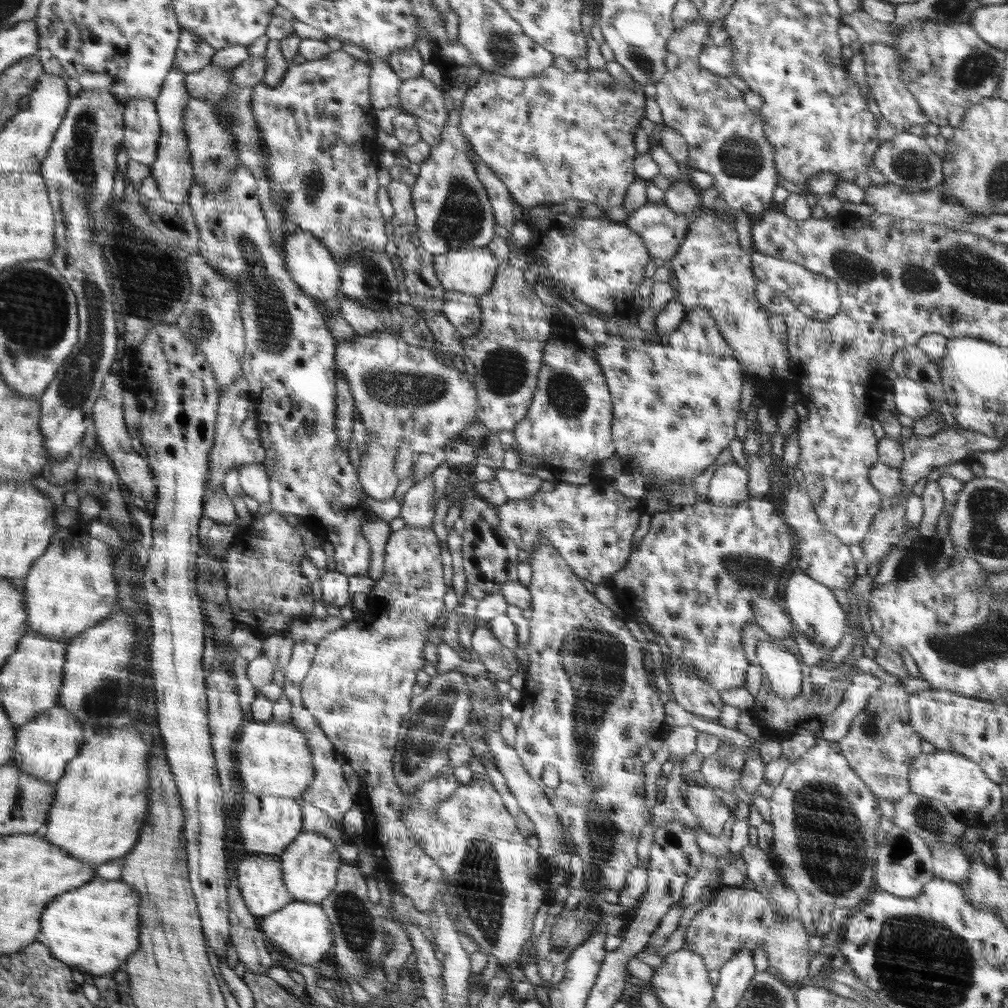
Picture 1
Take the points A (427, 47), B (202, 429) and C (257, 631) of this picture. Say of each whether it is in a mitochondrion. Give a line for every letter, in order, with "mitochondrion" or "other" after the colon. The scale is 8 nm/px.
A: other
B: other
C: other

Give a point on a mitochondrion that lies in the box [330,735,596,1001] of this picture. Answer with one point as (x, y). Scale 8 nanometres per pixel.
(481, 890)

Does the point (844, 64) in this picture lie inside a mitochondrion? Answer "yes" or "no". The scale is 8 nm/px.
no

